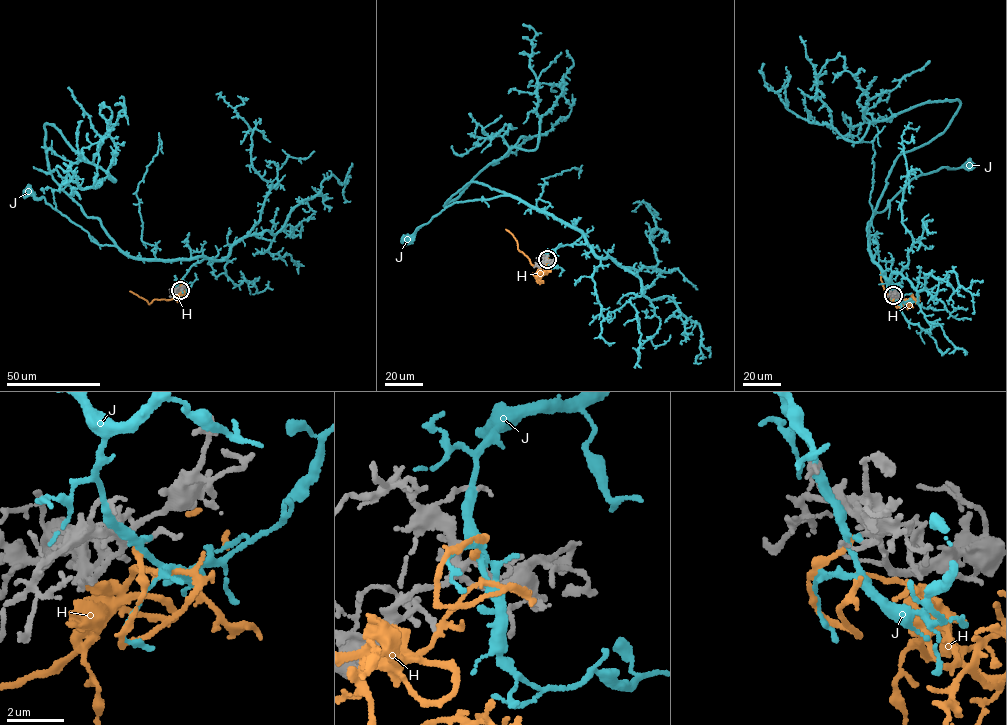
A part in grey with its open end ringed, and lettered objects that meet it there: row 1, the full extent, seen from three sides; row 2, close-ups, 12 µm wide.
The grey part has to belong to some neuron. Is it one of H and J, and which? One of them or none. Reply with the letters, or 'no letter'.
H

